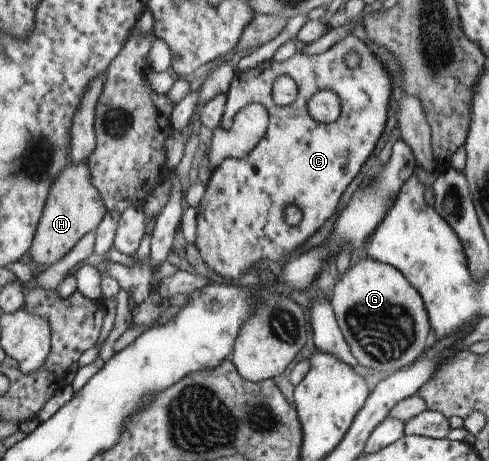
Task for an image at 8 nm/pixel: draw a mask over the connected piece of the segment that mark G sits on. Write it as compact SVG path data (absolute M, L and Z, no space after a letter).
M361 258L332 286L329 300L340 333L359 366L390 374L409 366L424 351L429 332L424 304L405 277L387 263Z

